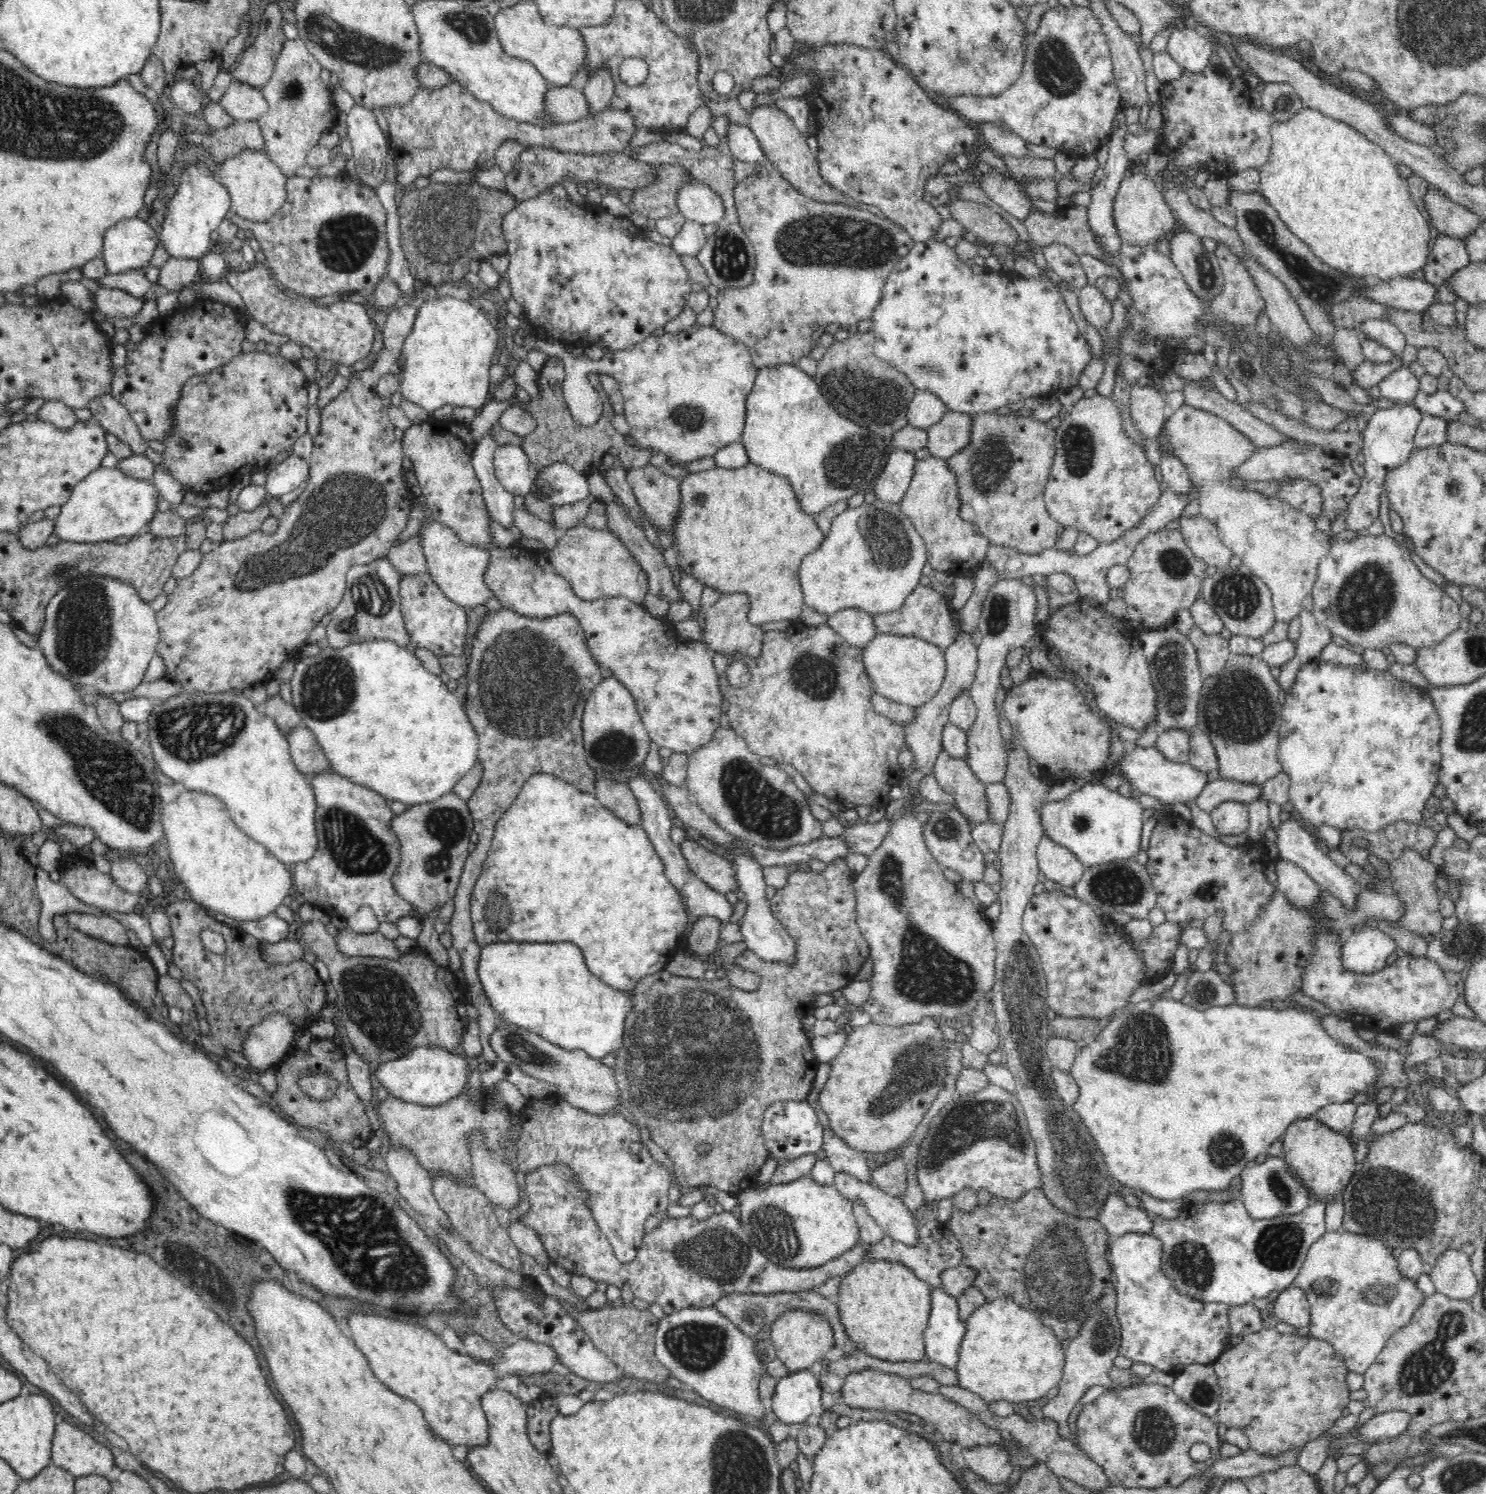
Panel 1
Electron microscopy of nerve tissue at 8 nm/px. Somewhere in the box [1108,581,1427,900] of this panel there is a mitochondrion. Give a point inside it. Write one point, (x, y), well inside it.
(1240, 707)

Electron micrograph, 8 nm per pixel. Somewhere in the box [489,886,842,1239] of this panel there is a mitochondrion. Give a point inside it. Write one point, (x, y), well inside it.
(705, 1023)

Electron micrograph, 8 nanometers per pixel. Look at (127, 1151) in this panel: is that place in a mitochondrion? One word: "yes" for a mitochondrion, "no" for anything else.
no

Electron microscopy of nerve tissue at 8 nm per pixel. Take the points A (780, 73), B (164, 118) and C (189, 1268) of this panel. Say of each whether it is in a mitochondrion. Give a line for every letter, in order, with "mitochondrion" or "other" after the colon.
A: other
B: other
C: other

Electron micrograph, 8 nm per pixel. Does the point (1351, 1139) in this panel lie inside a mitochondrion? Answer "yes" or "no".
no

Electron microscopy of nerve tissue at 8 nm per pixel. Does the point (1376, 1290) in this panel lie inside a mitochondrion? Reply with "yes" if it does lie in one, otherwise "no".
yes

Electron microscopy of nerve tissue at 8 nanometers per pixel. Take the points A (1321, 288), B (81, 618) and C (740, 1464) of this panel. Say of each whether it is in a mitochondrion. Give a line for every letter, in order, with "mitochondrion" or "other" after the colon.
A: mitochondrion
B: mitochondrion
C: mitochondrion

